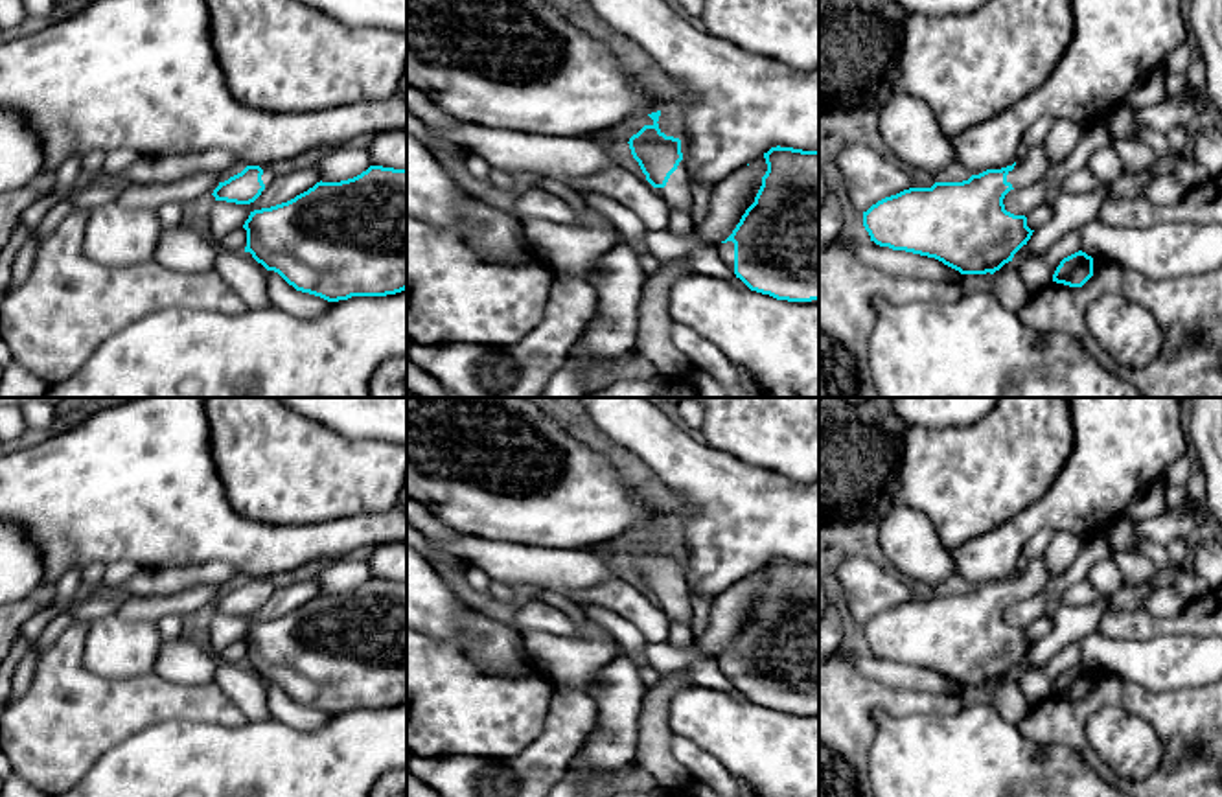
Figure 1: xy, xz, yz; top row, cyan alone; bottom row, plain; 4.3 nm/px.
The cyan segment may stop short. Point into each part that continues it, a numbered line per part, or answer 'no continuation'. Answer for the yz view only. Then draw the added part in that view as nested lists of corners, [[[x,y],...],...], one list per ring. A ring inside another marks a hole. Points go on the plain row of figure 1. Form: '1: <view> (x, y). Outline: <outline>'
1: yz (1037, 577). Outline: [[[1042,556],[1031,561],[1023,574],[1016,574],[1014,582],[1007,587],[1007,595],[1010,595],[1014,602],[1020,602],[1043,591],[1049,582],[1051,576]]]

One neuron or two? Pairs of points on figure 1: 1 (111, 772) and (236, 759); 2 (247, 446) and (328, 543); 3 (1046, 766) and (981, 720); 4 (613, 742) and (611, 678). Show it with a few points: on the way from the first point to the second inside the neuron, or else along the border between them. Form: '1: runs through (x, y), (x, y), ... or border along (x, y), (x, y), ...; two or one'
1: runs through (142, 766), (205, 766); one
2: border along (354, 514), (313, 523), (267, 523); two
3: runs through (1029, 766), (998, 737); one
4: runs through (613, 726), (613, 694); one

